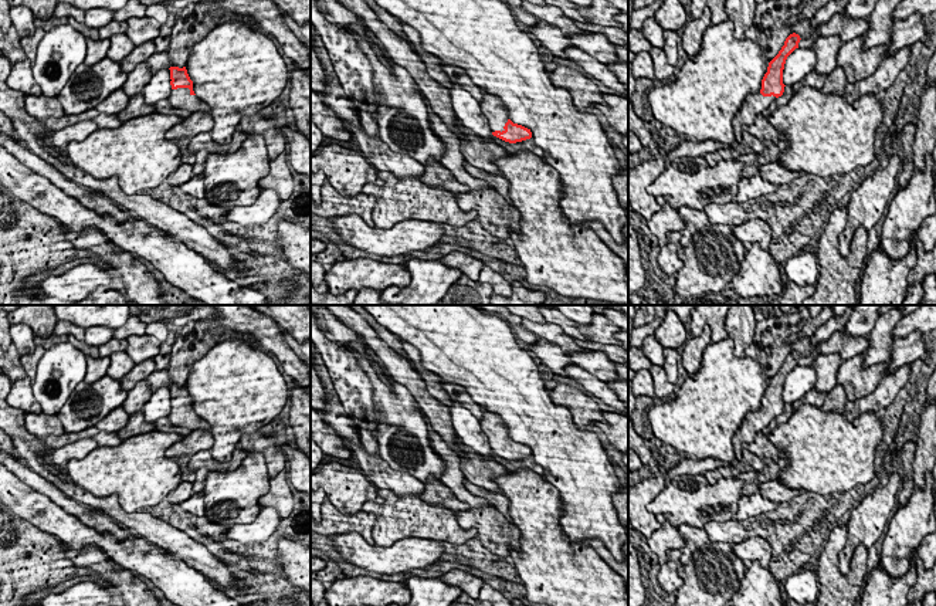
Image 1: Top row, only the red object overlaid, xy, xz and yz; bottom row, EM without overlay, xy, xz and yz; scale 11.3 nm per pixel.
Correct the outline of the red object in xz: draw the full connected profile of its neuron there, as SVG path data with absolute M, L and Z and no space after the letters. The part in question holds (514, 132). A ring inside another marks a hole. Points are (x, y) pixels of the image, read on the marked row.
M484 92L479 102L482 114L486 116L492 135L509 142L516 143L532 138L530 129L513 123L508 116L508 109L495 95Z

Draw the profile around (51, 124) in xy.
M94 108L87 112L82 112L79 115L62 115L61 118L48 118L44 121L44 126L50 133L64 129L67 126L71 126L74 123L82 122L82 121L91 121L94 119L99 112Z

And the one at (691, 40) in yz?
M705 7L699 18L693 18L686 24L681 41L682 48L689 57L696 55L701 51L703 31L712 24L711 17L709 7Z

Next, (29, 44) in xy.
M37 27L33 35L24 37L20 40L21 48L24 54L27 55L27 58L31 61L31 65L35 61L37 47L44 35L45 35L45 31Z

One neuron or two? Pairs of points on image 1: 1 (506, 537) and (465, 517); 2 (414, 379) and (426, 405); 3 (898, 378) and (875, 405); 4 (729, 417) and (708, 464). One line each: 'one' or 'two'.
1: one
2: one
3: one
4: two

